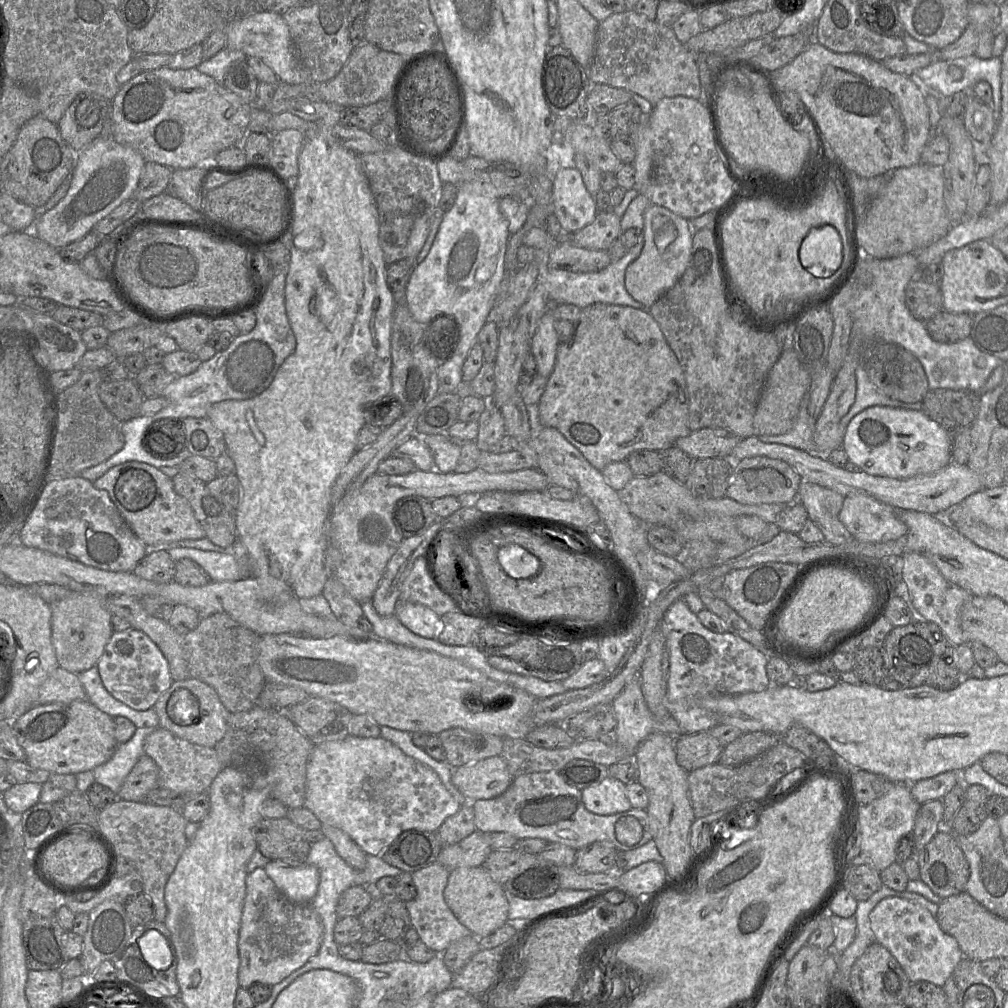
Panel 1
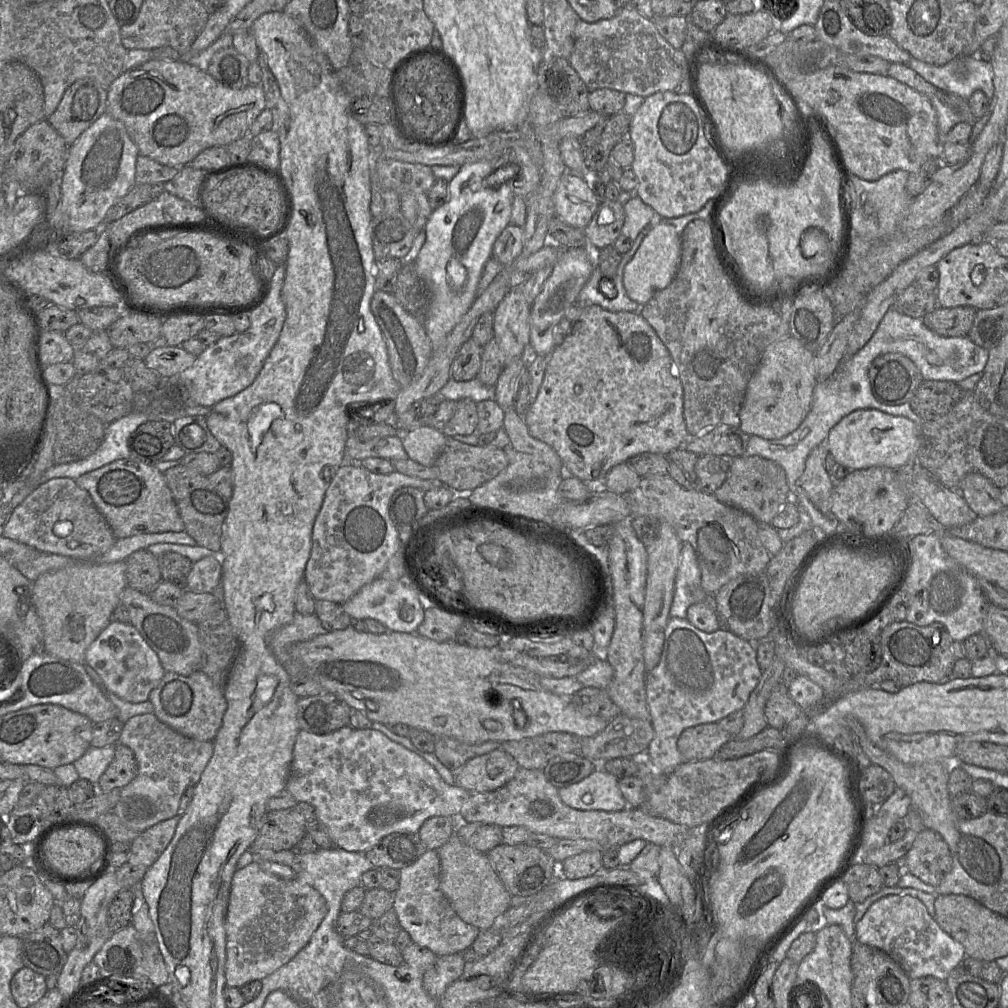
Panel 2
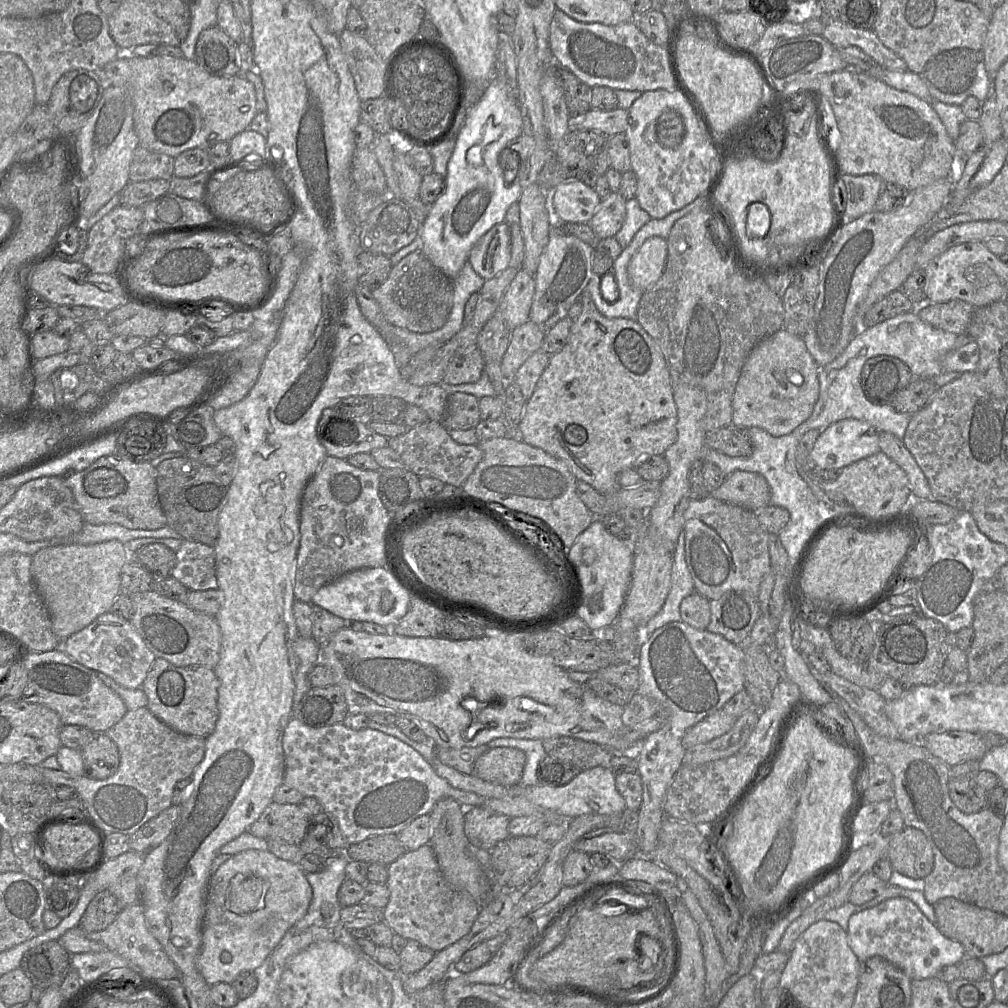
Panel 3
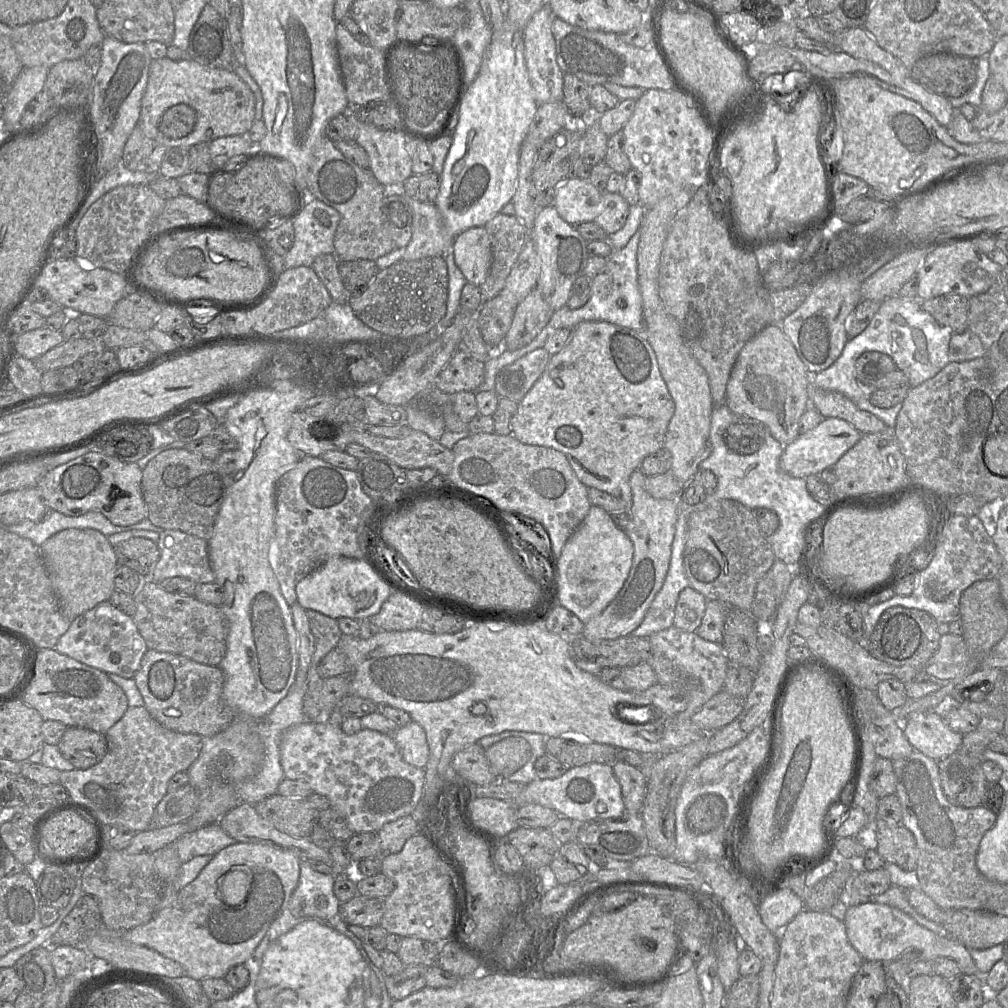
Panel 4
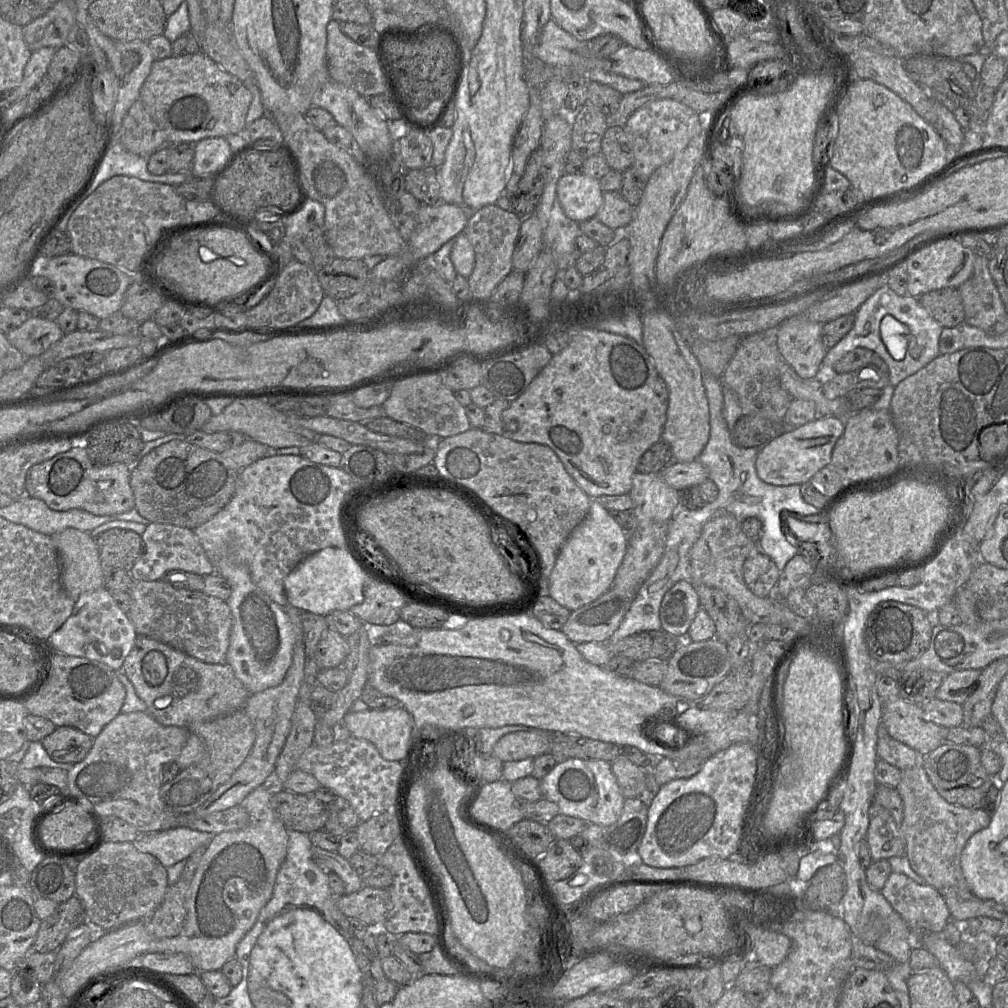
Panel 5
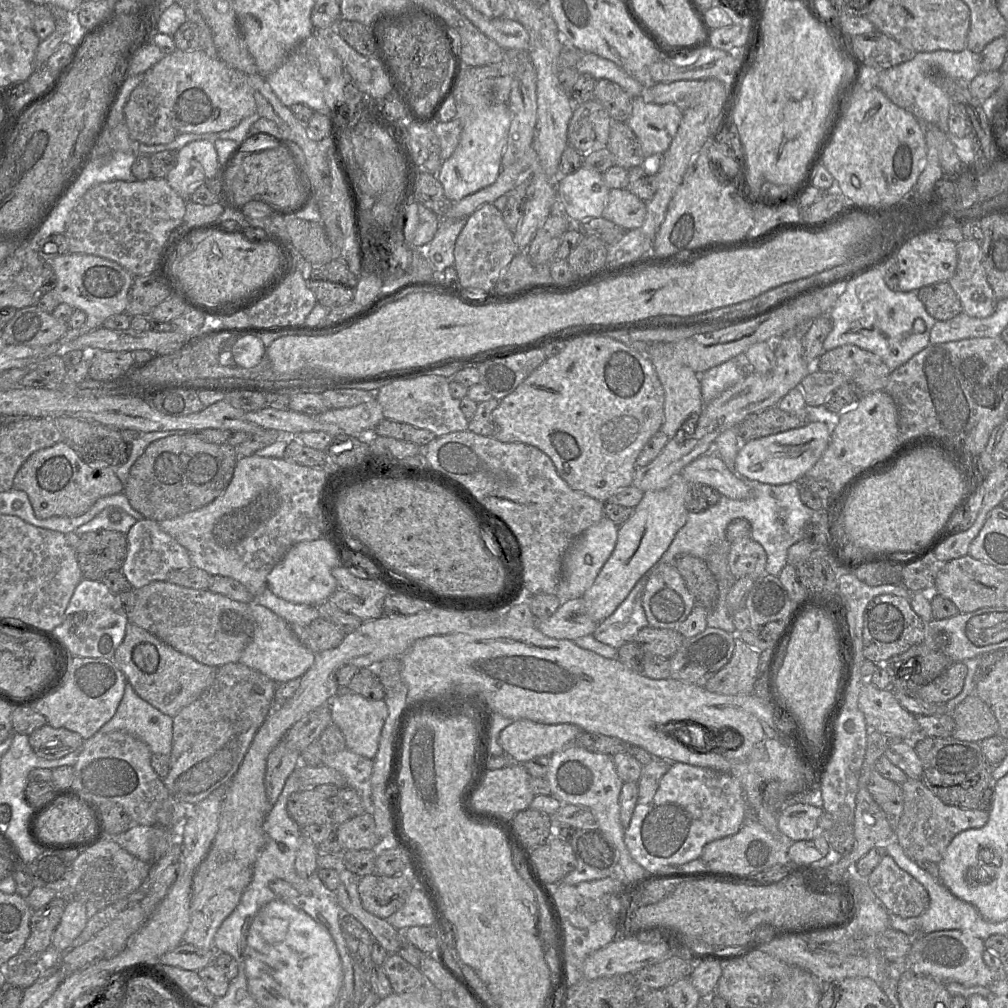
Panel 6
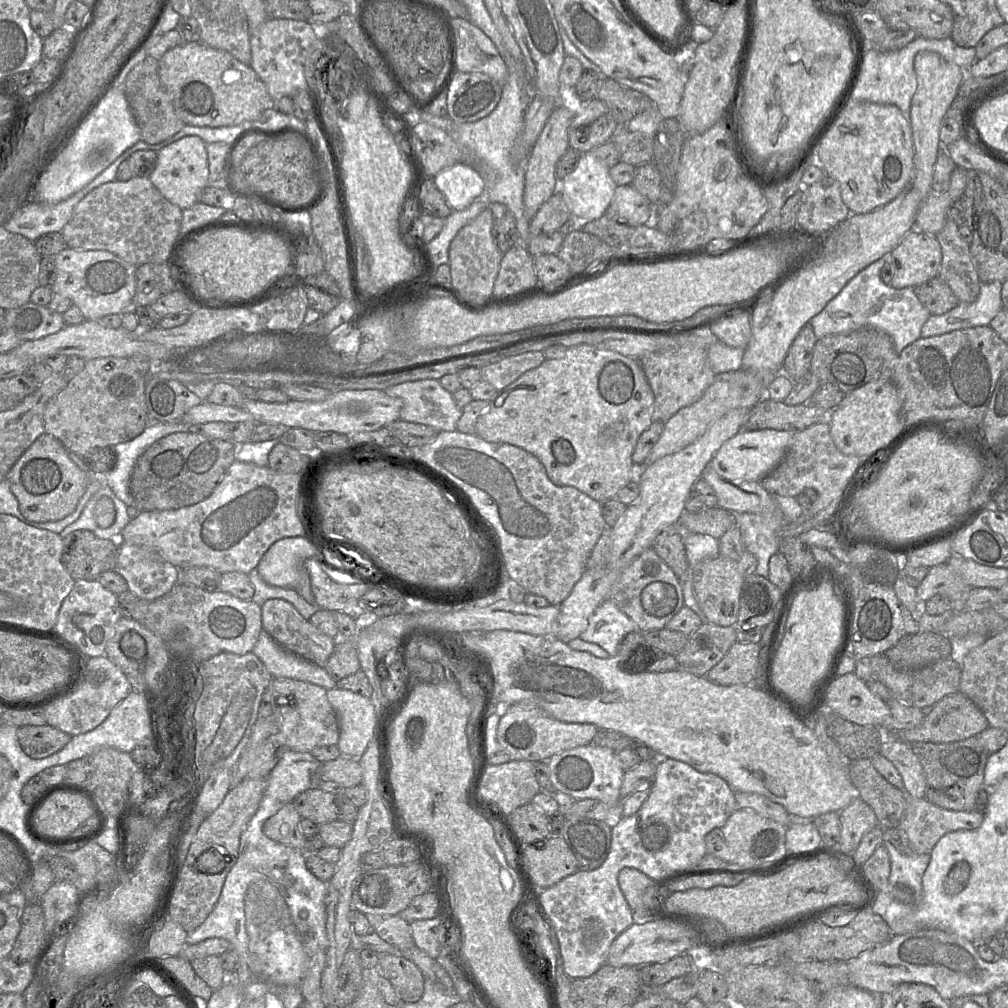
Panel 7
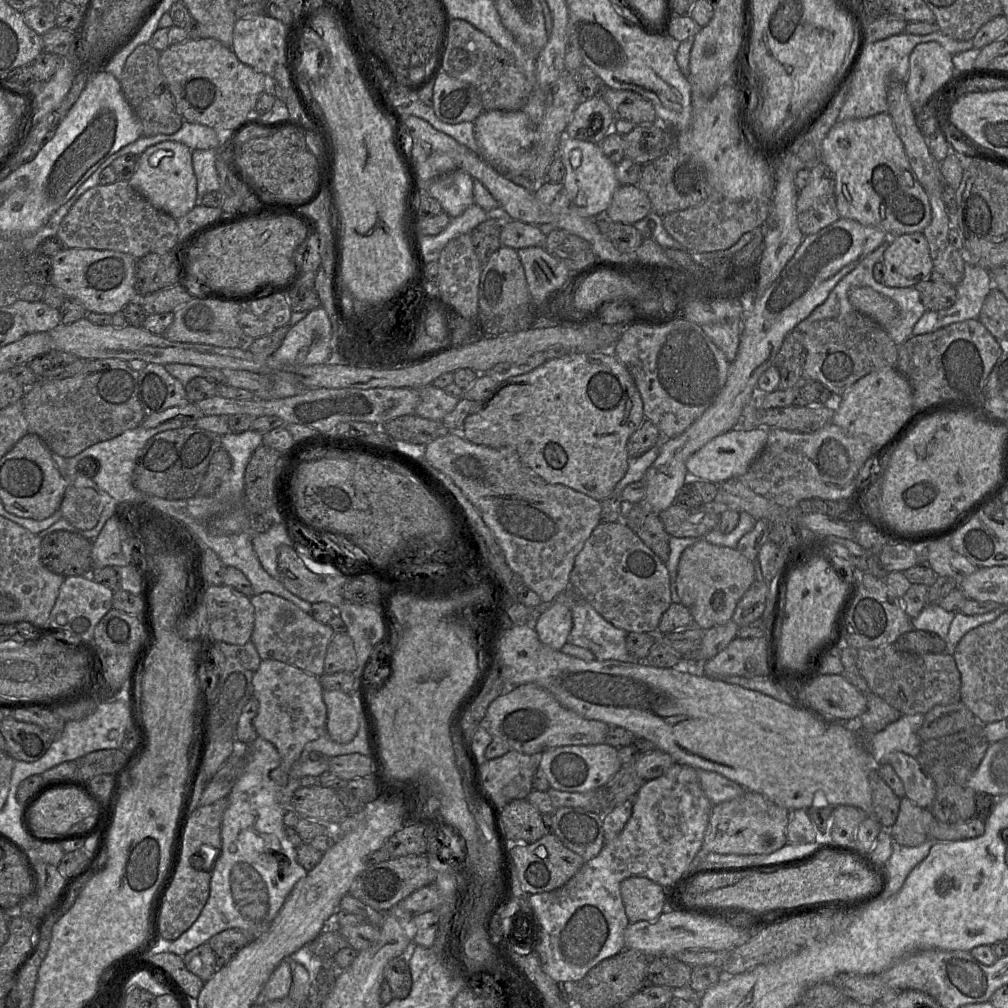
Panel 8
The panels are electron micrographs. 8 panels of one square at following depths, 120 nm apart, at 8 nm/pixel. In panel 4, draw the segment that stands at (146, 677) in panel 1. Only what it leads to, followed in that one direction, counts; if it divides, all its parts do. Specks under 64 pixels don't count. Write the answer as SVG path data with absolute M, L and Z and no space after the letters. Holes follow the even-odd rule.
M109 600L99 603L75 618L54 649L107 674L133 678L149 648L133 618L117 609Z

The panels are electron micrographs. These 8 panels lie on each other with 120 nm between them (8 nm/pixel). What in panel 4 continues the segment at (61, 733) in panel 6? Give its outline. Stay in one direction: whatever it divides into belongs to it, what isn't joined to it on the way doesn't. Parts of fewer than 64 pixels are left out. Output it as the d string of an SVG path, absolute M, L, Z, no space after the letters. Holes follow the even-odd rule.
M68 727L57 747L76 769L85 770L105 757L107 740L104 734L86 728Z

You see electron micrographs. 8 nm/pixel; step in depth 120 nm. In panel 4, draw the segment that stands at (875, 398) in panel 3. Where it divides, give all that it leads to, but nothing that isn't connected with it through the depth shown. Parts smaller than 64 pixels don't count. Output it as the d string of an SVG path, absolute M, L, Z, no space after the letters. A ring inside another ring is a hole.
M875 351L864 352L855 363L857 382L864 386L875 386L878 379L896 369L898 368L891 357Z

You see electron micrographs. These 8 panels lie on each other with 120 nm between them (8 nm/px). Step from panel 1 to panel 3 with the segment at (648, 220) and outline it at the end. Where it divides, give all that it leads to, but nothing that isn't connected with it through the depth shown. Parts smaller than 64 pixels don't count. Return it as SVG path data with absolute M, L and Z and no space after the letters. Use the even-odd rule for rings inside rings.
M659 236L647 239L628 264L631 284L644 292L651 289L664 272L667 254L667 239Z

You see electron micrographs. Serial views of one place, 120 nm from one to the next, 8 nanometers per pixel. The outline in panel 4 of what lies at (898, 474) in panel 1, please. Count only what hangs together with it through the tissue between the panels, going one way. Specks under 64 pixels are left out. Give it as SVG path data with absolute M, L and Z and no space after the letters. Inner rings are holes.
M825 418L814 429L800 434L794 441L784 446L779 466L782 471L794 478L806 479L809 475L820 474L833 467L862 437L862 433L845 420Z

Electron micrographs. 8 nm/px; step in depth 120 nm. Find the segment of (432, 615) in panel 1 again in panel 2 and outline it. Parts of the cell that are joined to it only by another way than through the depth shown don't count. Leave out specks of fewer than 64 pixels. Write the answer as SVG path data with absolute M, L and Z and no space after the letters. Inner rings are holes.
M381 577L364 585L356 594L342 604L352 620L372 618L382 623L389 631L415 633L424 619L424 608L416 591L401 580Z

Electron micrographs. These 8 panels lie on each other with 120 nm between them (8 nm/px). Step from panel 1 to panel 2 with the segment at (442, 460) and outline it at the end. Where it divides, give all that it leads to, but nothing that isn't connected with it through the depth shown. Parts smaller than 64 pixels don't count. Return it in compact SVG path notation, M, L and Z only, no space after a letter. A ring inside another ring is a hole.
M423 426L403 433L402 443L409 459L432 466L444 450L446 436L442 430Z

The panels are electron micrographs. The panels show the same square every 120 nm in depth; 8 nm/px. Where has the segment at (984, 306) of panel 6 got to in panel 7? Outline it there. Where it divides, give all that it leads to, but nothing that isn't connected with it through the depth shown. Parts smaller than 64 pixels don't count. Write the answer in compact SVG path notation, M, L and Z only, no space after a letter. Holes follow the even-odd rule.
M947 219L936 239L942 251L938 276L951 288L959 302L975 301L982 282L971 259L970 245L959 236L956 223Z

